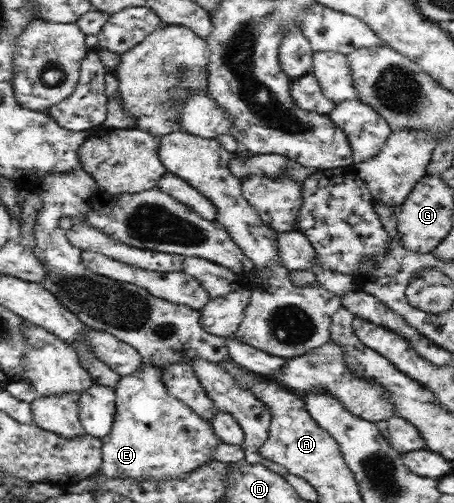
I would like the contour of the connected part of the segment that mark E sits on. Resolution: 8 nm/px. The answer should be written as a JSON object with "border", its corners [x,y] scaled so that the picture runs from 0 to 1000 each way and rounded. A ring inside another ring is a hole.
{"border":[[[313,720],[302,736],[271,746],[251,767],[256,779],[256,819],[249,851],[227,869],[227,922],[216,936],[236,948],[280,950],[366,948],[414,940],[443,920],[465,913],[465,893],[485,879],[465,845],[436,835],[436,827],[401,799],[374,785],[363,765],[363,728],[341,720]]]}

